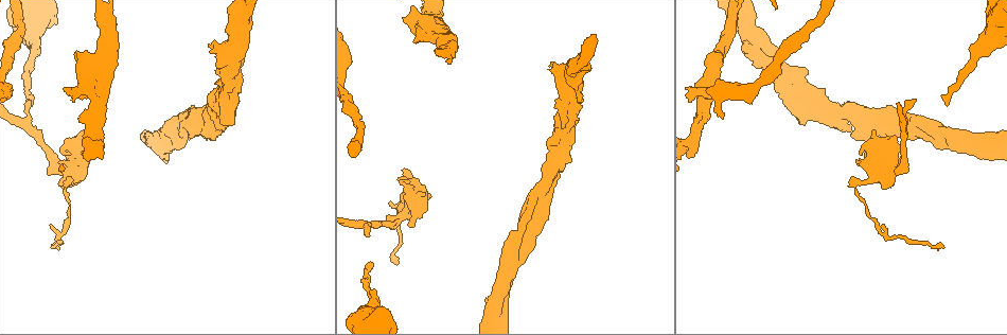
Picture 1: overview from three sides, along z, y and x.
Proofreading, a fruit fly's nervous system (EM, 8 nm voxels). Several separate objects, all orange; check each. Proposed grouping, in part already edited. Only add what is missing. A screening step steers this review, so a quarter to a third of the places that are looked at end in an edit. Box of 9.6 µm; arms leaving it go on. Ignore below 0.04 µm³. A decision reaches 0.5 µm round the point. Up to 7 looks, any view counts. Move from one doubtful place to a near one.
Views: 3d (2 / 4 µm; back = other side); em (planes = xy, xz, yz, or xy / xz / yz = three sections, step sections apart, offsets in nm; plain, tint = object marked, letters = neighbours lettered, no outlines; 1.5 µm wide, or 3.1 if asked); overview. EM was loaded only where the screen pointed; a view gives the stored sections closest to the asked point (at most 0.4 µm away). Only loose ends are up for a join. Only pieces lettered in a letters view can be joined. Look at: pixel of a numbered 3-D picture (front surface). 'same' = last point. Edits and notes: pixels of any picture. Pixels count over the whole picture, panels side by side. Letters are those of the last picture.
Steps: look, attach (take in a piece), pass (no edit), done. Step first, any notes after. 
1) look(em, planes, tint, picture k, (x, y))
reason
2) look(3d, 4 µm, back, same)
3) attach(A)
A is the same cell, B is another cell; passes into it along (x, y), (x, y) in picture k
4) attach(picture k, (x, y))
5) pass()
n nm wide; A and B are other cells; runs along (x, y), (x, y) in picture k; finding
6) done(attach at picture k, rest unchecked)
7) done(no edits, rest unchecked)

look(em, xy, step 4, letters, picture 1, (405, 17))
an open end

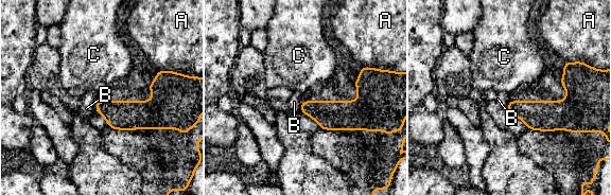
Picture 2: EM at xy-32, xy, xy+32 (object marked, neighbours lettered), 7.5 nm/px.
look(em, planes, letters, same)

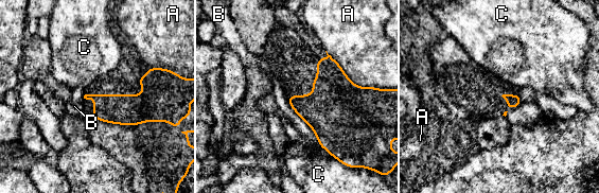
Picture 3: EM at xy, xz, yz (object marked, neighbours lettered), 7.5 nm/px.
pass()
A, B and C are other cells; none of them fits

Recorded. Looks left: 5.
look(em, planes, plain, picture 1, (58, 248))
thin end

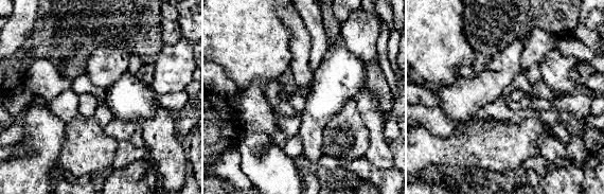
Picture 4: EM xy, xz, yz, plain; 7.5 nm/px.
look(em, planes, letters, same)
what lies round it

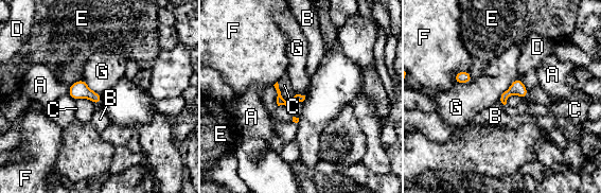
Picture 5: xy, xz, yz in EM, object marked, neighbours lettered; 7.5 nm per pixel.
pass()
A, B, C, D, E, F and G are other cells; border along (500, 100), (504, 104) in picture 5; none of them fits

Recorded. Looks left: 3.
look(em, xy, step 8, tint, picture 1, (948, 102))
tapers out

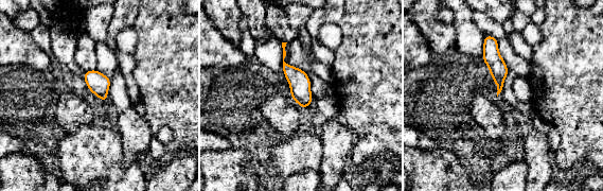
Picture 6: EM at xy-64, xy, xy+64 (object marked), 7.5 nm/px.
look(em, planes, letters, same)
another direction

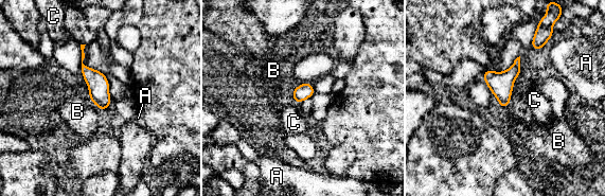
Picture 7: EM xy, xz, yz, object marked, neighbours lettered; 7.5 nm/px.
pass()
120 nm wide; A, B and C are other cells; border along (294, 101), (297, 104) in picture 7; none of them fits

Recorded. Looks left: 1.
done(no edits, rest unchecked)

